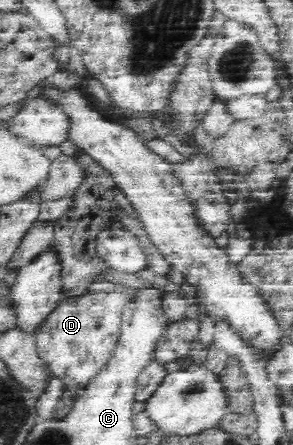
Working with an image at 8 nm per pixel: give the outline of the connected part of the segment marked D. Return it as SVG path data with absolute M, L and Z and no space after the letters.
M87 292L78 297L64 297L59 301L56 309L47 316L39 329L36 338L36 349L39 356L47 363L51 377L62 381L65 388L86 387L89 381L100 372L113 356L117 342L121 335L122 316L129 302L129 296L119 292Z

